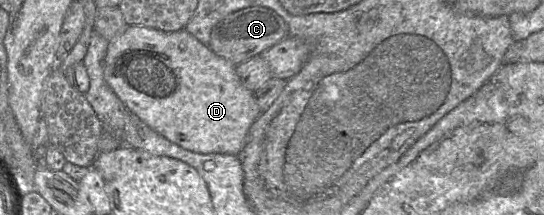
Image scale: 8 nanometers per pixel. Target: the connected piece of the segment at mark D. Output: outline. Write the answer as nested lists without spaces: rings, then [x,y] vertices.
[[[129,25],[126,30],[109,42],[104,61],[104,78],[109,87],[122,100],[122,102],[137,115],[144,123],[167,140],[197,153],[220,153],[238,155],[246,142],[252,124],[262,114],[255,98],[255,91],[247,89],[236,73],[236,65],[223,57],[216,55],[208,45],[201,43],[195,36],[182,29],[174,32],[148,28],[137,25]]]

